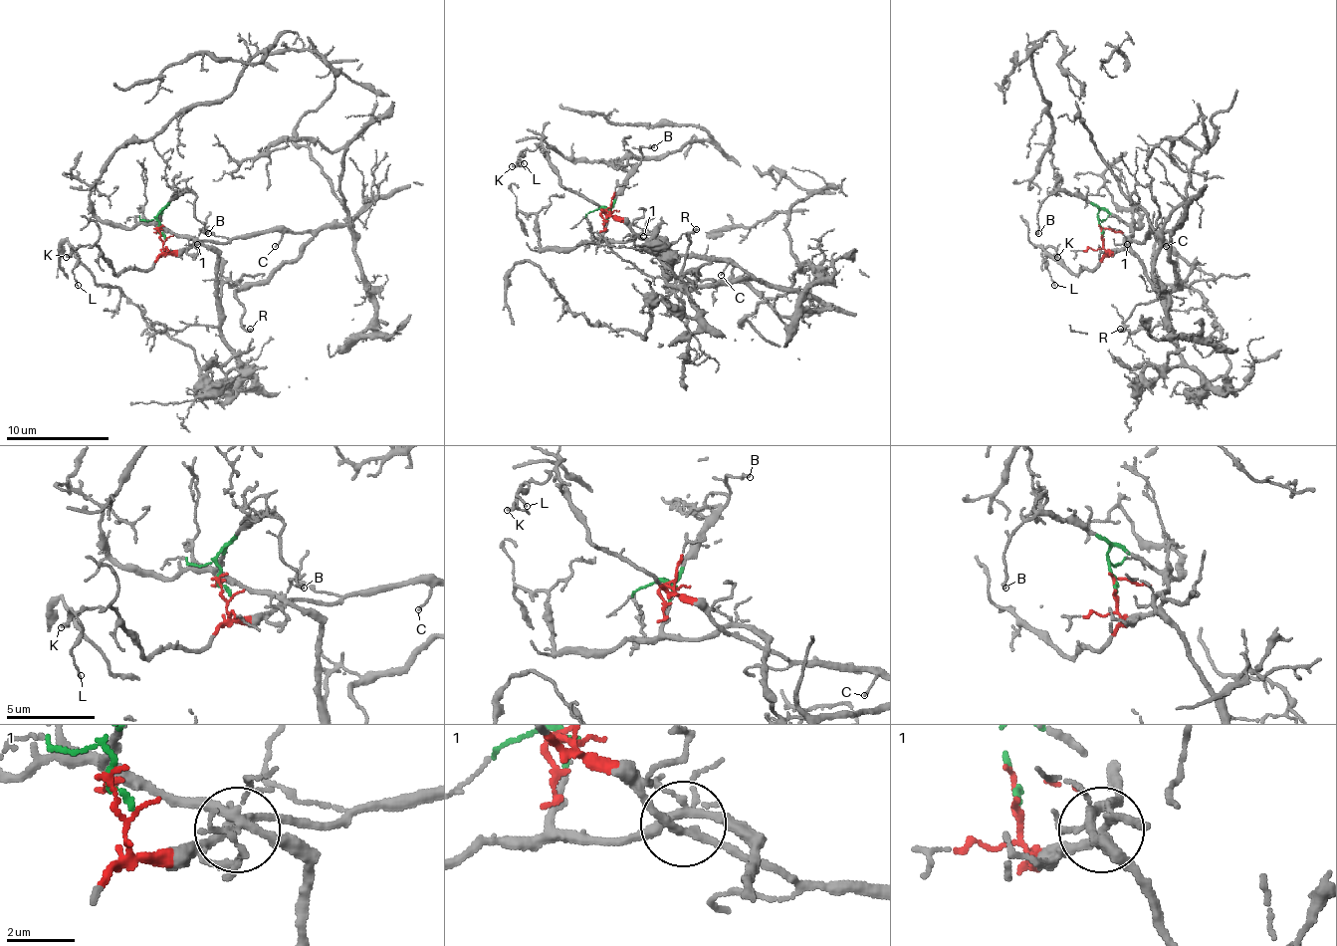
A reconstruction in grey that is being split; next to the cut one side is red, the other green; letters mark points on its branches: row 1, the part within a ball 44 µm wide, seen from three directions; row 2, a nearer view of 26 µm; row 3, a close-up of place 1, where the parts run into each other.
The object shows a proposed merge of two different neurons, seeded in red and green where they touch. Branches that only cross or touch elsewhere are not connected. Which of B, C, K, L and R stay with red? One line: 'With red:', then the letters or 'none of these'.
With red: C, K, L, R

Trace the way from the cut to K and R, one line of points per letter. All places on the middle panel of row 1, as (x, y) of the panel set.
K: (606, 211), (570, 193), (540, 146), (527, 149), (512, 167)
R: (606, 211), (645, 239), (679, 255), (733, 260), (756, 280), (689, 286), (681, 278), (686, 234), (697, 229)

